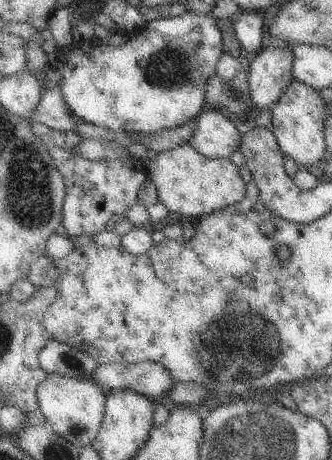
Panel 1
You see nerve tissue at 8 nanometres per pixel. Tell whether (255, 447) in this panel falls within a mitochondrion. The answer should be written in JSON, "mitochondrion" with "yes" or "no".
{"mitochondrion":"yes"}

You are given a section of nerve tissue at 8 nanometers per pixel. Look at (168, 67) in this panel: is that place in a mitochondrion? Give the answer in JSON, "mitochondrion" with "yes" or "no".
{"mitochondrion":"yes"}

